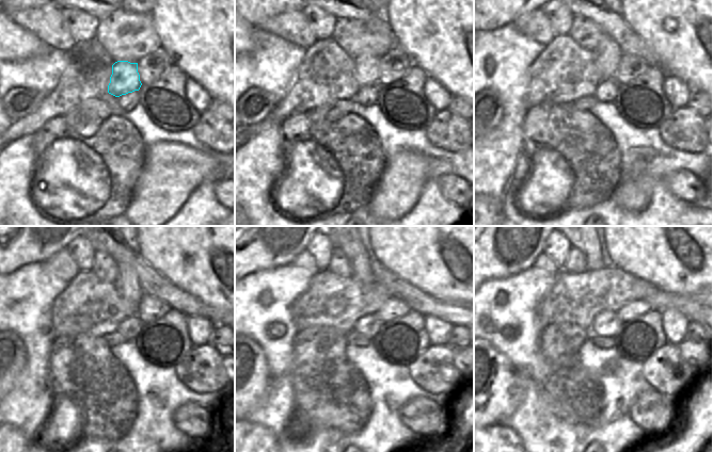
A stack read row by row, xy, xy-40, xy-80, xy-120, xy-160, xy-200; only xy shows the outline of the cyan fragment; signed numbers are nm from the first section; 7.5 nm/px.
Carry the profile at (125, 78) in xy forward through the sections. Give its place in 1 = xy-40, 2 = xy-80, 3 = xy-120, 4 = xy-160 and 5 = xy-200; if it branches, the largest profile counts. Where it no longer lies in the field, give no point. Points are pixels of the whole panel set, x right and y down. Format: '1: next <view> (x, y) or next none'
1: next xy-40 (365, 66)
2: next xy-80 (607, 53)
3: next xy-120 (127, 284)
4: next xy-160 (362, 265)
5: next xy-200 (591, 247)

